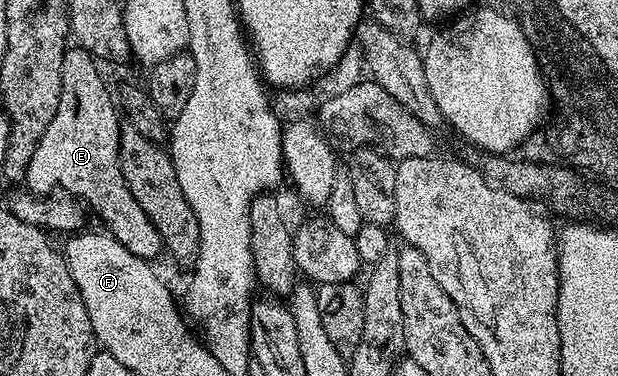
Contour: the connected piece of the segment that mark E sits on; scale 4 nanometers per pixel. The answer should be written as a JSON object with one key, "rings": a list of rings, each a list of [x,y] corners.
{"rings":[[[67,47],[62,63],[60,106],[56,106],[56,114],[52,122],[48,122],[48,130],[44,130],[44,138],[40,138],[36,154],[32,154],[32,162],[28,162],[24,184],[34,194],[50,194],[53,188],[63,188],[66,191],[63,193],[81,198],[88,208],[90,203],[91,210],[107,224],[103,225],[110,235],[132,250],[132,254],[153,261],[164,245],[156,226],[152,226],[144,210],[140,210],[122,177],[118,165],[120,112],[115,97],[98,73],[98,64],[99,61],[82,48]]]}

